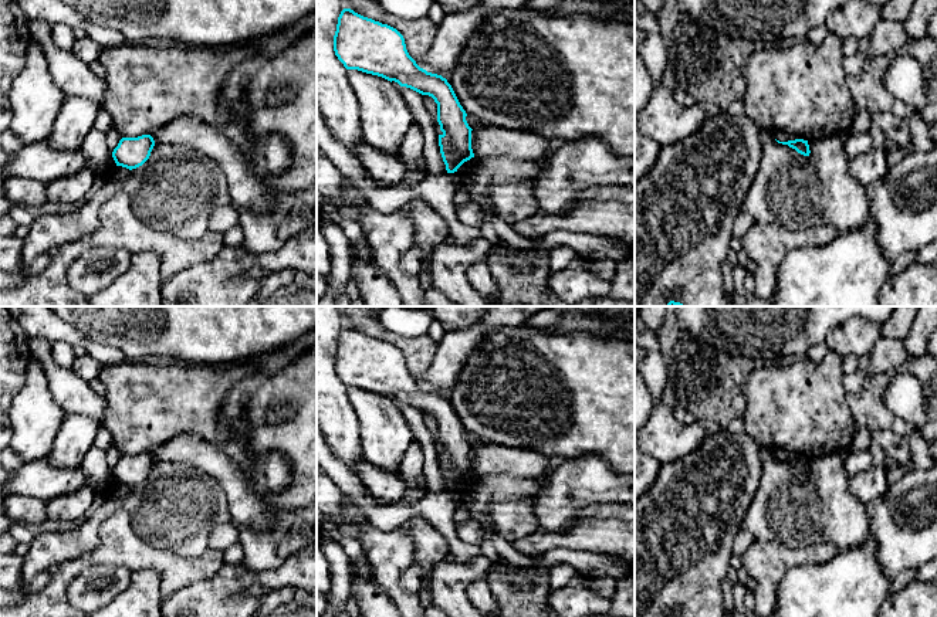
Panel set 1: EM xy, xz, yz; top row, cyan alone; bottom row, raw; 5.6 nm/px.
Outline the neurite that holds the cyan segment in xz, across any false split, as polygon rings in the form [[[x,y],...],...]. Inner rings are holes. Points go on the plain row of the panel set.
[[[344,326],[338,335],[334,353],[334,369],[346,387],[358,387],[366,391],[395,399],[400,404],[410,406],[422,413],[429,413],[437,421],[437,440],[440,443],[439,464],[447,491],[454,491],[471,475],[471,445],[466,438],[466,428],[460,423],[451,403],[446,396],[420,386],[409,373],[403,353],[393,345],[363,335],[351,326]]]

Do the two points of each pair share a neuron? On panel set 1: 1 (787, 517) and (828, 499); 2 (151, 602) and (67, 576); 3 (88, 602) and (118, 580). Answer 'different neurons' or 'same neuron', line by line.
1: same neuron
2: different neurons
3: same neuron

